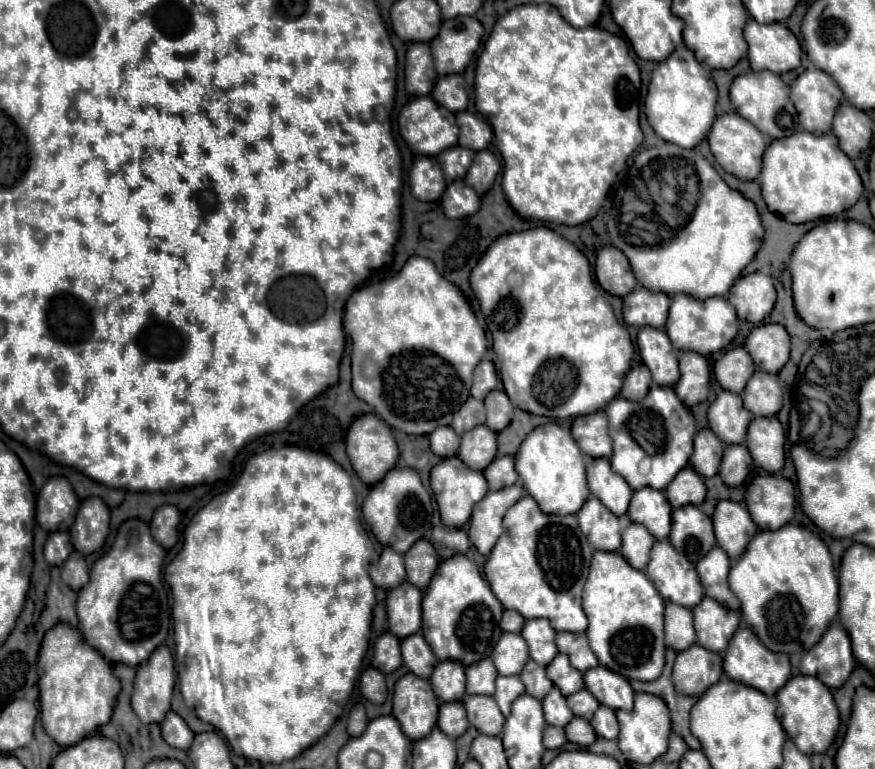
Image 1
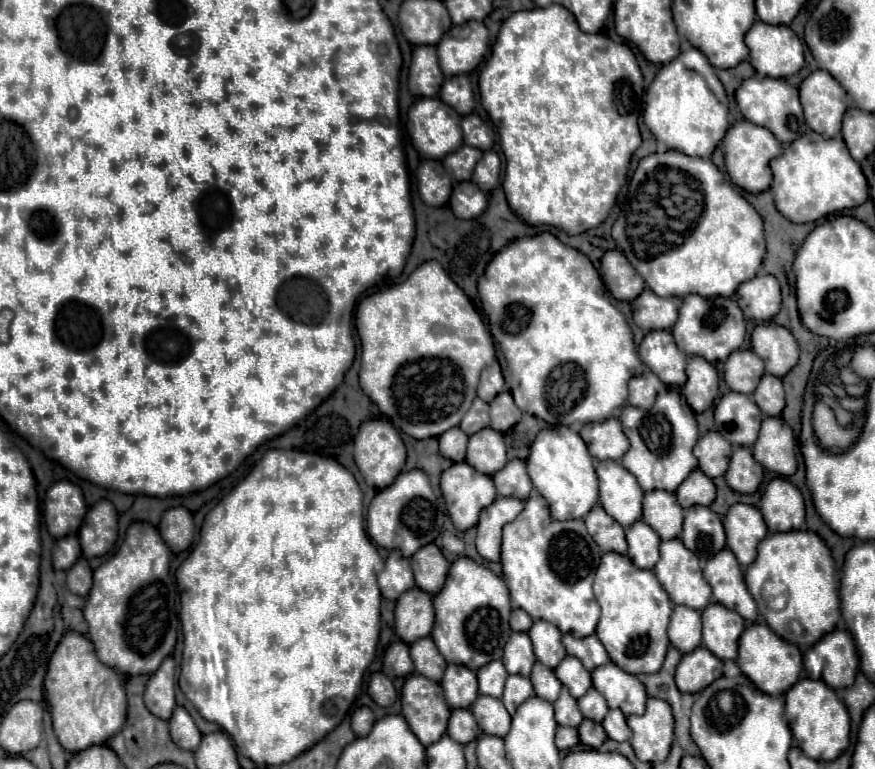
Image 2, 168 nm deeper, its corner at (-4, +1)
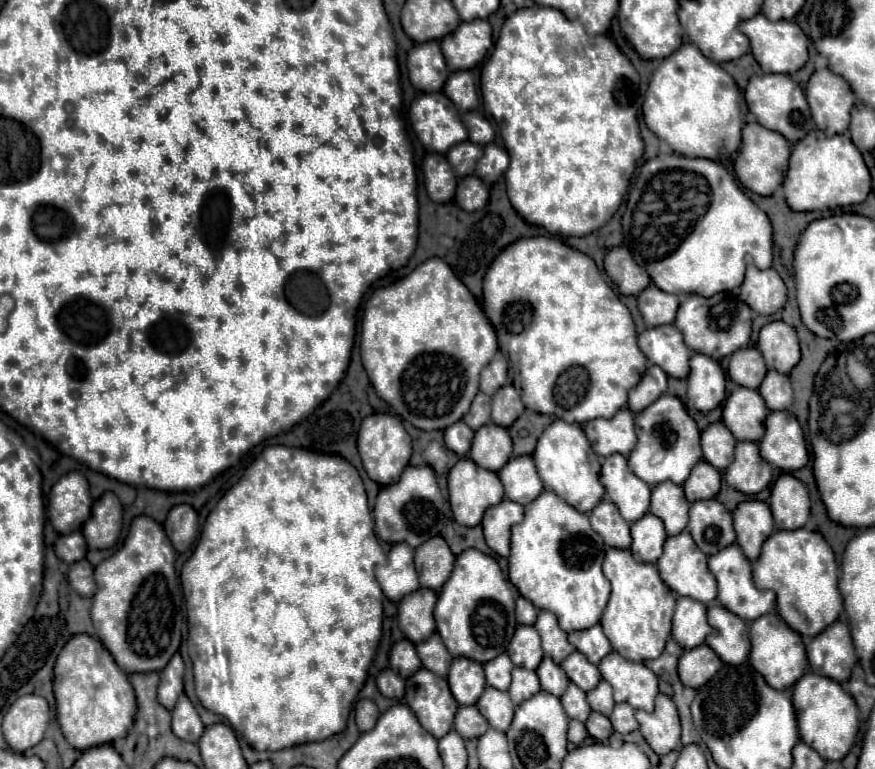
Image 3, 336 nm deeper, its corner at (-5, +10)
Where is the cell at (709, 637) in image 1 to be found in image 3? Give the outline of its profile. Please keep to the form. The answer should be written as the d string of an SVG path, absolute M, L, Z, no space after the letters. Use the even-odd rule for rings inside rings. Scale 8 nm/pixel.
M721 605L707 607L707 619L713 627L713 633L707 635L707 645L719 653L719 659L729 665L739 665L745 661L751 647L747 637L747 623Z

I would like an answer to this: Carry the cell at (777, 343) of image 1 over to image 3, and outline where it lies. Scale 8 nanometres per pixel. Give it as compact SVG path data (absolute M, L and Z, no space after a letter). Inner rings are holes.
M771 321L759 331L757 347L765 357L769 369L787 375L799 363L799 339L785 321Z

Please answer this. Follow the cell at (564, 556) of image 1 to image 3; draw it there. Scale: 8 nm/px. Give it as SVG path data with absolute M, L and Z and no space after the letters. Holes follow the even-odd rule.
M545 489L525 507L523 521L511 527L509 579L537 609L555 613L563 631L589 629L599 623L611 591L601 573L603 555L605 543L593 531L589 517Z

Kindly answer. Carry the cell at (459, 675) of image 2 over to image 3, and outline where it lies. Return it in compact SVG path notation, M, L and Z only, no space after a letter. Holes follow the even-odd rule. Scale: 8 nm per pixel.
M455 657L447 681L459 705L475 705L485 689L483 665L477 661L467 661L467 657Z

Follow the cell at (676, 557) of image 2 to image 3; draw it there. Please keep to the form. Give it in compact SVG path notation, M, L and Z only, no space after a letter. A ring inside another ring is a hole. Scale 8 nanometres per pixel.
M683 531L683 533L675 535L675 537L667 537L667 541L663 545L663 555L657 561L657 569L659 569L659 575L663 577L663 581L679 597L691 597L691 599L701 601L705 605L715 601L717 585L715 585L713 573L707 567L707 555L695 545L695 541L691 541L689 531Z

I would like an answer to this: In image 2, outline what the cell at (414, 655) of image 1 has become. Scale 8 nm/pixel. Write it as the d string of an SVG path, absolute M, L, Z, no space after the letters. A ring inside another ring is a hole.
M430 636L410 644L410 658L414 662L414 668L418 674L440 682L444 670L446 670L446 660L438 654L438 648L434 646L434 640Z

